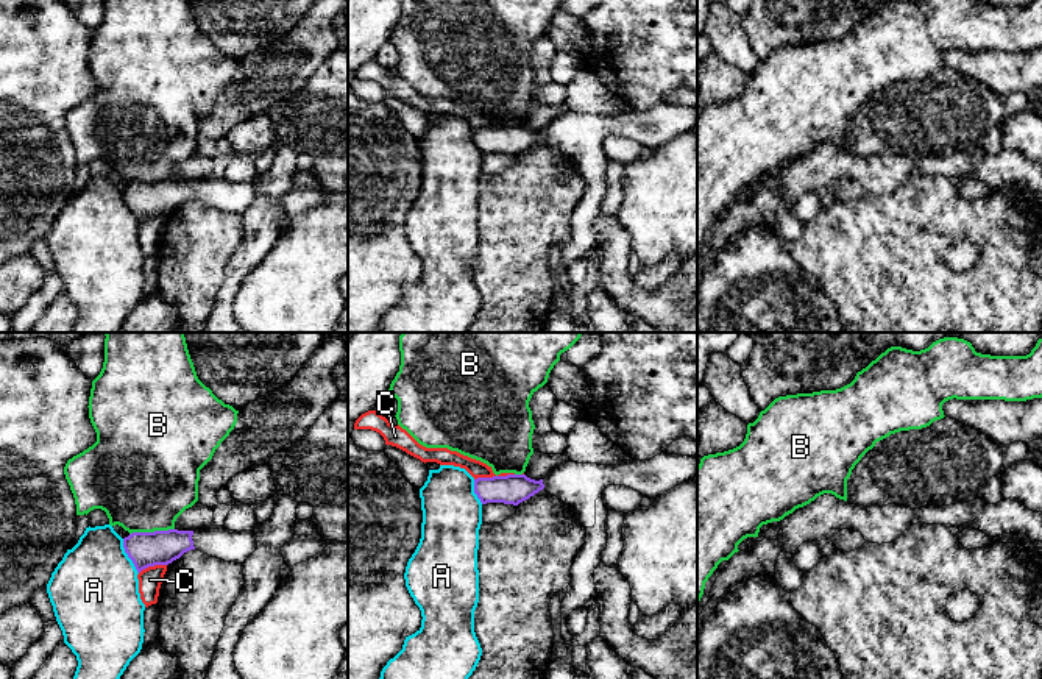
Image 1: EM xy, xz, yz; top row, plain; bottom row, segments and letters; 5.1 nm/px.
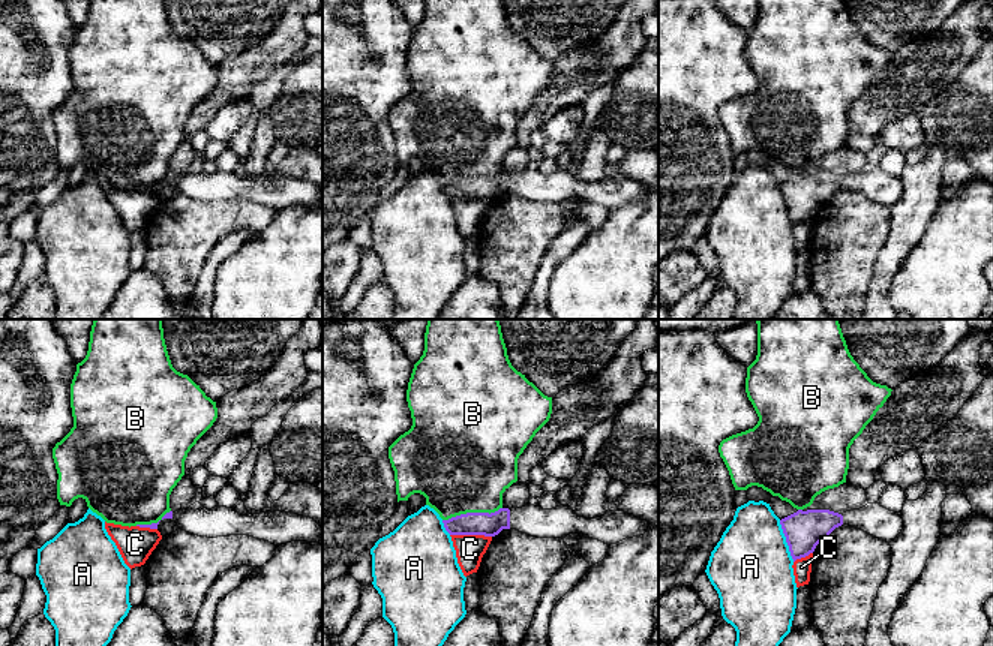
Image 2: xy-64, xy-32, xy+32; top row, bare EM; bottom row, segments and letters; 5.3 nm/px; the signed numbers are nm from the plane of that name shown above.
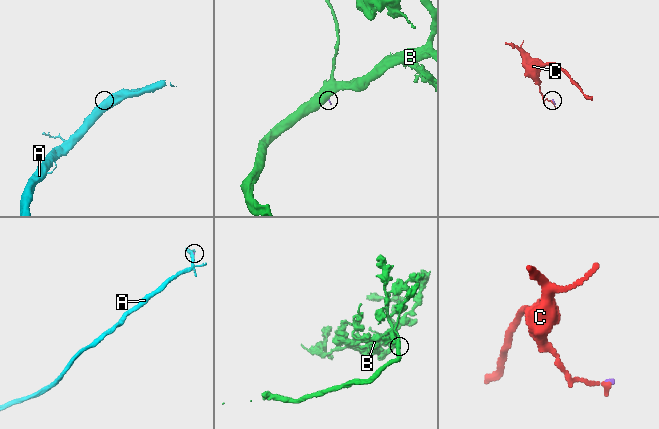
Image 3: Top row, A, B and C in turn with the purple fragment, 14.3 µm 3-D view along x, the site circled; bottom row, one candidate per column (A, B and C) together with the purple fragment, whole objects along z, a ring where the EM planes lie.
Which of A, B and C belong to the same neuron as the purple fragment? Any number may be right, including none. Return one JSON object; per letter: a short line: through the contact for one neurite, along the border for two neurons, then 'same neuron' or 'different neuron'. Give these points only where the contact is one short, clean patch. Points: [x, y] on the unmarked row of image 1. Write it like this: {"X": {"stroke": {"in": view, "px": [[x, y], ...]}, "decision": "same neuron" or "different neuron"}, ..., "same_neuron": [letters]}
{"A": {"stroke": {"in": "xy", "px": [[122, 189], [122, 197], [138, 223]]}, "decision": "different neuron"}, "B": {"stroke": {"in": "xy", "px": [[173, 178], [130, 184]]}, "decision": "different neuron"}, "C": {"stroke": {"in": "xy", "px": [[166, 214], [145, 217], [139, 223]]}, "decision": "different neuron"}, "same_neuron": []}

